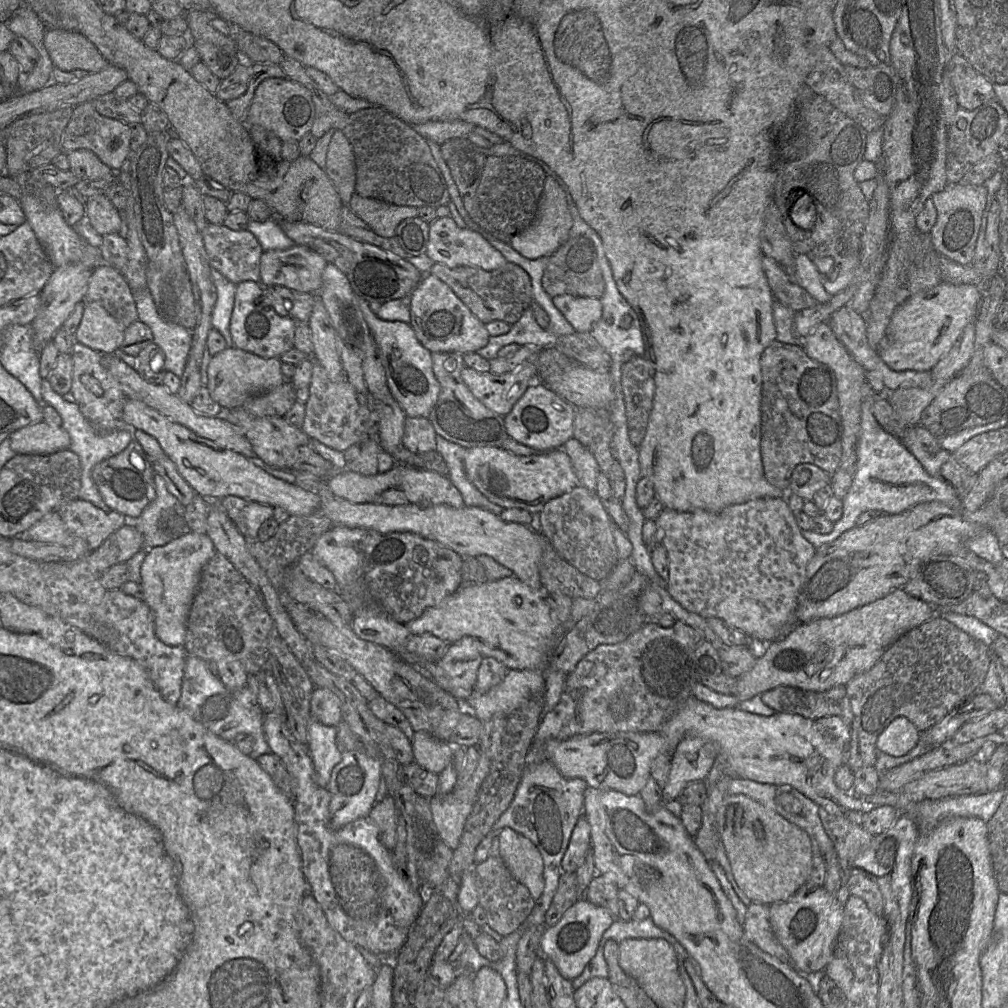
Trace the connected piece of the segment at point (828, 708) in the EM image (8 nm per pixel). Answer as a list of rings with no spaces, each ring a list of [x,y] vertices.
[[[837,685],[824,692],[778,686],[763,692],[760,696],[764,704],[776,712],[798,714],[811,720],[839,716],[849,725],[853,721],[846,685]]]

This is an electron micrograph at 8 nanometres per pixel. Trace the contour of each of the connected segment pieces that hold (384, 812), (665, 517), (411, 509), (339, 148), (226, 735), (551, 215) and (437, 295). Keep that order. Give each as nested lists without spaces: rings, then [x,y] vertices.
[[[390,795],[375,803],[369,813],[369,819],[378,828],[381,843],[391,852],[397,842],[398,818],[395,801]]]
[[[786,497],[754,499],[731,505],[719,512],[705,510],[680,512],[664,508],[655,522],[658,530],[658,544],[664,546],[668,556],[669,577],[666,580],[666,589],[675,601],[687,611],[698,614],[704,619],[710,617],[721,619],[728,626],[745,633],[750,641],[770,643],[780,639],[784,627],[789,625],[794,618],[798,596],[806,576],[807,565],[816,553],[816,548],[803,537]]]
[[[134,399],[127,400],[123,409],[123,420],[157,439],[165,454],[177,466],[181,476],[198,495],[209,500],[237,496],[272,507],[281,507],[290,515],[308,516],[321,513],[330,520],[332,526],[364,528],[380,533],[417,534],[453,549],[461,557],[489,556],[510,569],[513,576],[528,586],[534,589],[543,587],[539,563],[548,540],[541,532],[534,531],[526,525],[505,522],[500,516],[478,507],[453,508],[447,505],[422,506],[413,503],[390,506],[374,502],[356,504],[335,497],[328,487],[319,491],[307,491],[296,484],[268,474],[250,457],[203,438],[186,426],[173,422],[155,409]]]
[[[339,130],[334,131],[333,136],[331,137],[326,154],[326,164],[324,171],[339,193],[342,203],[348,204],[352,198],[352,195],[355,193],[355,157],[350,142]]]
[[[187,656],[185,660],[185,673],[182,682],[181,696],[176,705],[187,711],[196,721],[209,729],[215,735],[225,741],[232,742],[239,734],[249,735],[253,738],[253,749],[250,756],[257,759],[269,752],[270,747],[263,729],[264,712],[258,703],[257,679],[250,675],[246,685],[238,691],[230,691],[214,673],[209,664],[196,656]]]
[[[547,176],[534,220],[525,230],[509,239],[512,248],[529,259],[551,256],[555,253],[570,238],[569,233],[573,225],[570,203],[568,193],[559,181]]]
[[[424,274],[409,295],[410,325],[419,342],[431,353],[476,352],[485,347],[491,335],[453,290],[438,277]]]

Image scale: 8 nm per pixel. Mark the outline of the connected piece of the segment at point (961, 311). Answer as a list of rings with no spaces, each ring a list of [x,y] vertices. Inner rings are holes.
[[[947,282],[912,295],[894,311],[878,344],[878,355],[895,371],[931,370],[948,354],[966,325],[976,321],[982,299],[983,294],[975,285]]]

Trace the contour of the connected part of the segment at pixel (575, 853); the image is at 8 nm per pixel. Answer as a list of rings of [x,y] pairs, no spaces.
[[[582,813],[574,827],[561,862],[562,873],[576,873],[591,848],[590,825]]]

